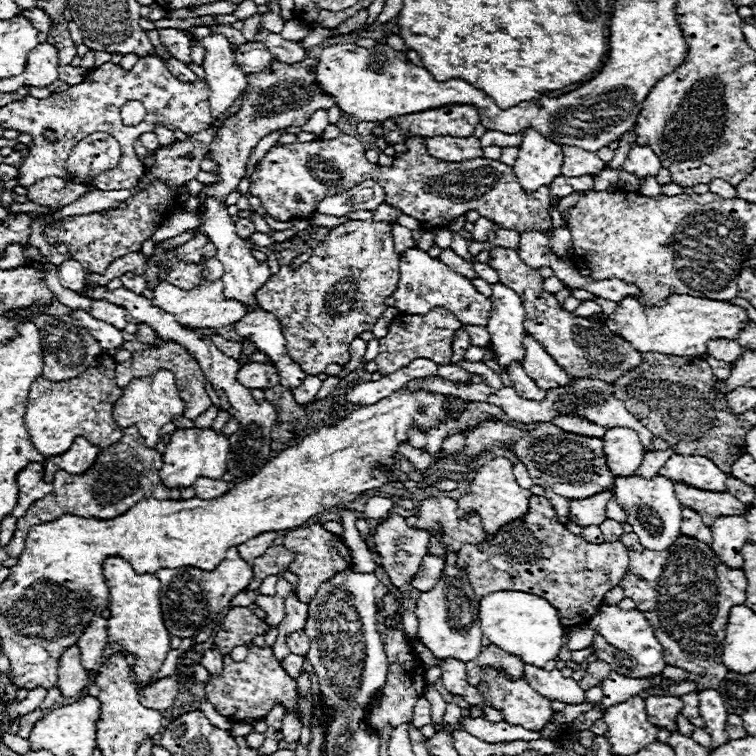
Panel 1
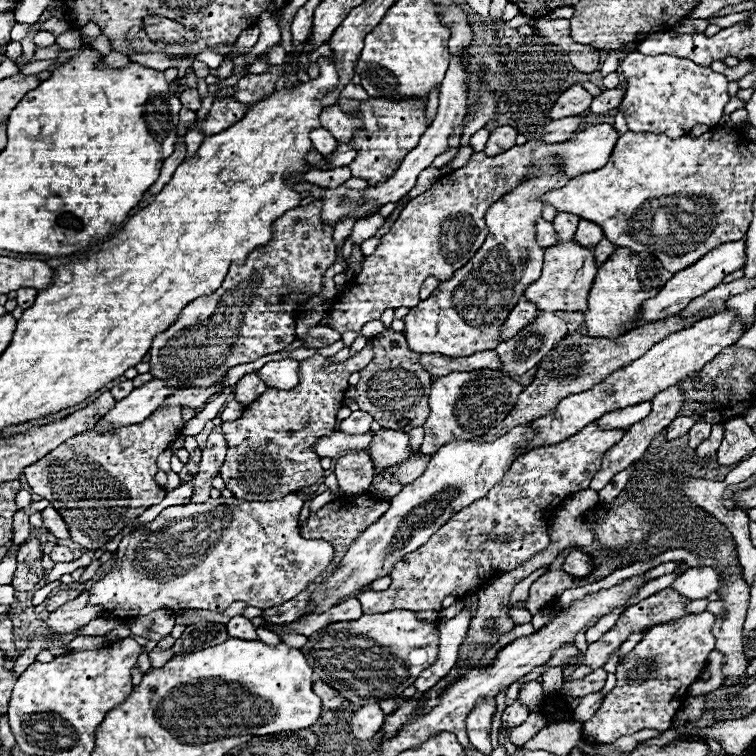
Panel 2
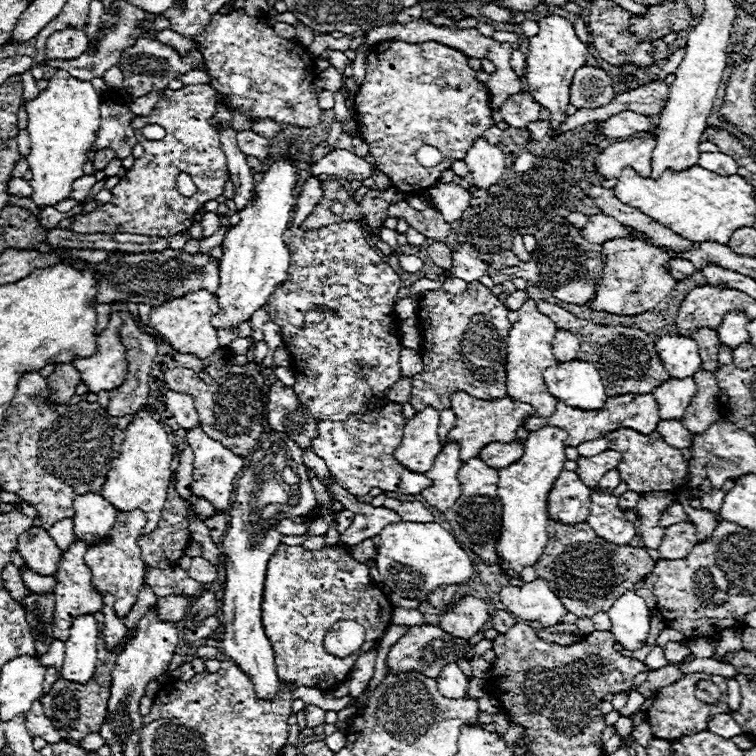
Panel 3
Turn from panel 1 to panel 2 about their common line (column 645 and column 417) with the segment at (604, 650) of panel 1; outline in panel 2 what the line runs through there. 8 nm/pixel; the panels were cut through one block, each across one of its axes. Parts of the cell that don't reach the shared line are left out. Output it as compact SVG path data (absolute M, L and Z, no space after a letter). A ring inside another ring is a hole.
M392 610L386 614L364 614L358 620L330 624L328 628L314 632L302 652L304 656L308 656L308 664L312 664L316 680L332 684L332 688L336 688L354 706L364 706L372 702L382 702L386 698L398 698L404 688L412 686L414 680L422 674L422 670L430 668L436 662L438 640L440 634L434 622L420 620L416 612L410 610Z

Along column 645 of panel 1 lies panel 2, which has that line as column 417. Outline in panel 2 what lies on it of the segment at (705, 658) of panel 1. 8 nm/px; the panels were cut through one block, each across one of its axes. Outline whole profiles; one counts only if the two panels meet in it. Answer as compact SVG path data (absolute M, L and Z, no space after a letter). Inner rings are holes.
M592 422L558 444L538 446L516 458L508 476L504 476L488 496L462 508L452 516L452 520L434 532L428 542L394 564L390 572L392 584L388 590L368 590L358 594L356 598L362 604L362 612L384 614L394 608L412 612L440 610L444 596L452 594L456 598L464 598L468 592L482 588L494 574L516 570L520 564L546 550L552 542L546 532L552 512L572 492L588 488L590 480L602 466L604 452L618 444L624 434L626 430L622 428L602 430ZM490 532L498 536L510 534L514 540L508 544L492 542L488 538Z

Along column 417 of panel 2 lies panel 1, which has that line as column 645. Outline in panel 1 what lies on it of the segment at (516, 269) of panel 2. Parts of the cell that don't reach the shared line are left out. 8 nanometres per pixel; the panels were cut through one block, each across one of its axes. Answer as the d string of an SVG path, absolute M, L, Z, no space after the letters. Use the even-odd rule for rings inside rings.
M672 294L664 306L644 306L628 296L618 302L618 310L606 320L608 328L632 342L638 352L660 352L670 356L702 356L706 342L714 338L738 340L742 328L750 322L748 310L726 300L708 300L688 294Z

